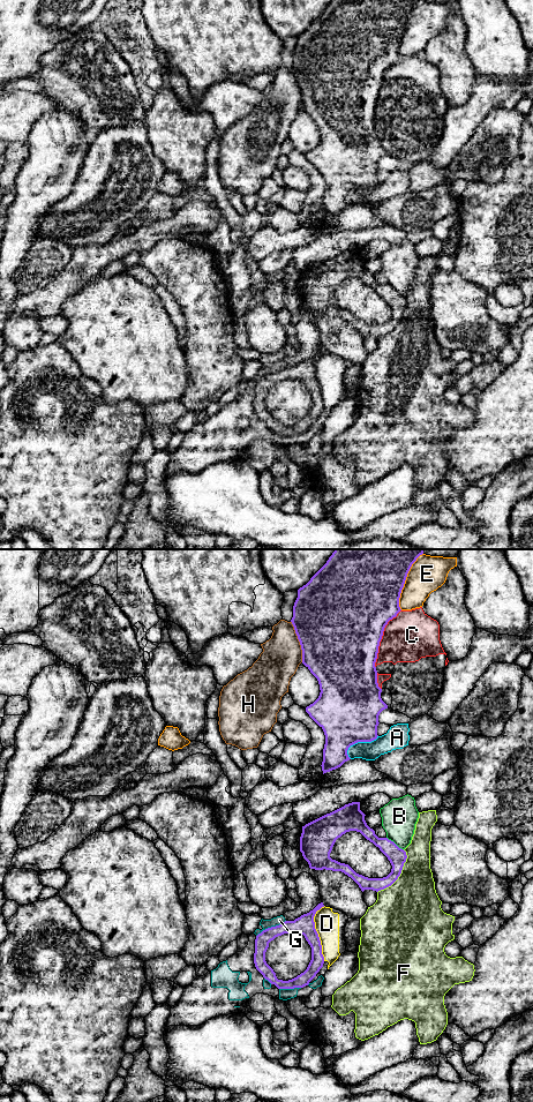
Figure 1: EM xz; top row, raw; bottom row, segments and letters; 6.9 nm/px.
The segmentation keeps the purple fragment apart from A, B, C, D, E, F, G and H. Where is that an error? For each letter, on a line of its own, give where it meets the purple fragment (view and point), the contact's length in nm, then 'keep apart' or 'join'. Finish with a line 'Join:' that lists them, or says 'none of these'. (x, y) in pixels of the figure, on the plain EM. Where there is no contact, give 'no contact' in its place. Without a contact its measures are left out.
A: xz (359, 187) | 260 nm | keep apart
B: xz (393, 289) | 150 nm | keep apart
C: xz (381, 84) | 440 nm | keep apart
D: xz (317, 380) | 380 nm | keep apart
E: xz (404, 28) | 420 nm | keep apart
F: xz (400, 319) | 360 nm | keep apart
G: xz (271, 373) | 240 nm | keep apart
H: xz (299, 87) | 300 nm | keep apart
Join: none of these

